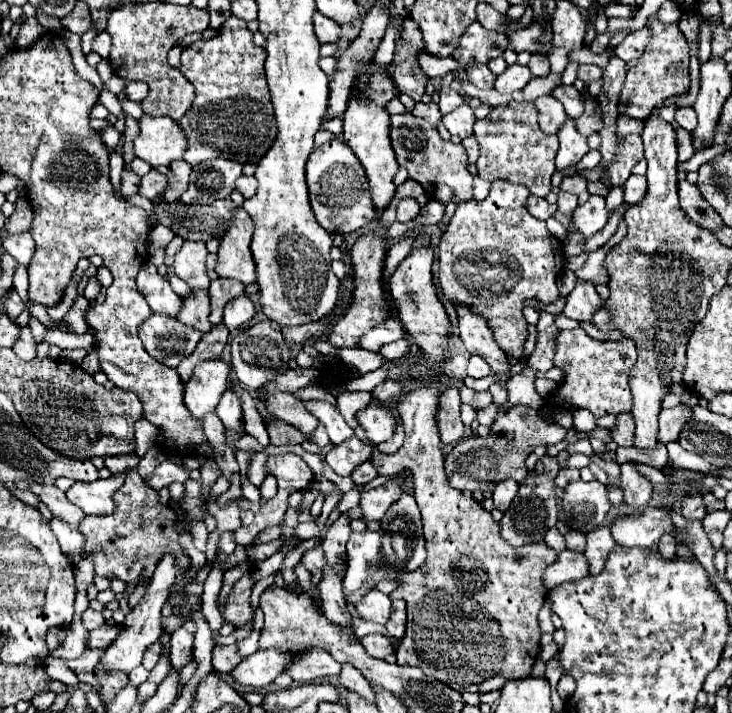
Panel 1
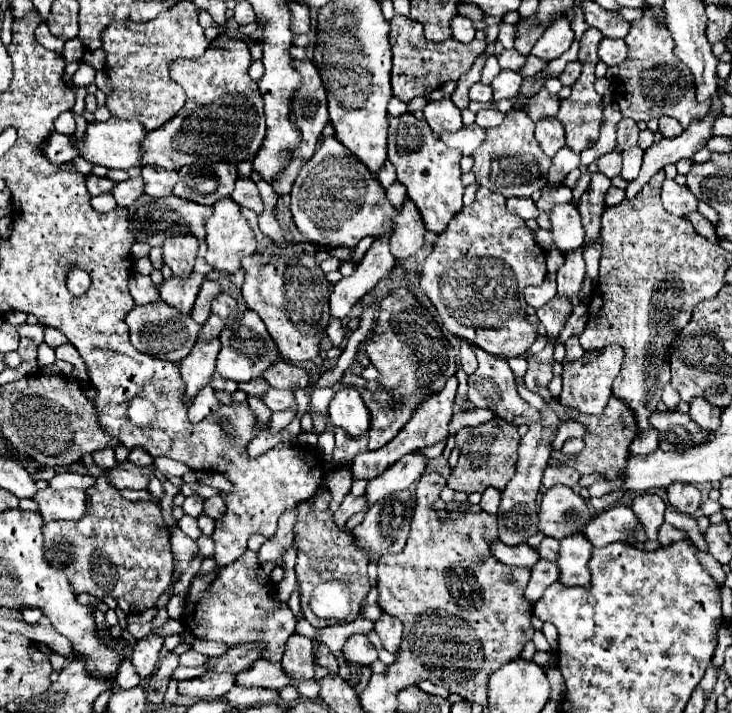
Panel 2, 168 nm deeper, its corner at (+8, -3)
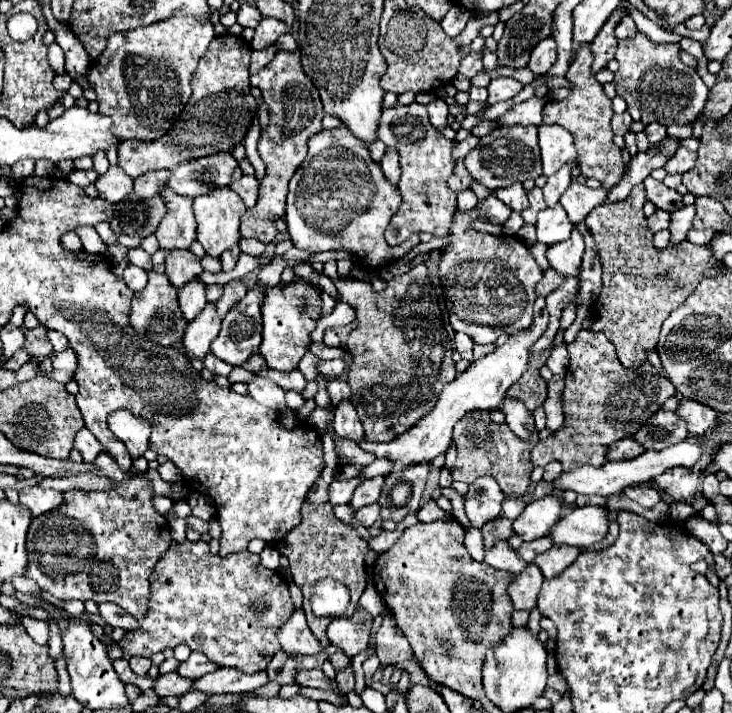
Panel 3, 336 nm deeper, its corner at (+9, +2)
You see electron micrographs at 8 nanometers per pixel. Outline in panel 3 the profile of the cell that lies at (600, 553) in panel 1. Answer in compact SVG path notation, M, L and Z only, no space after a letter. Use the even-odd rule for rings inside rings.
M555 546L549 552L543 552L541 556L537 556L537 560L533 560L533 564L537 564L541 568L545 578L553 578L559 572L563 572L567 566L571 566L577 556L579 556L579 548Z

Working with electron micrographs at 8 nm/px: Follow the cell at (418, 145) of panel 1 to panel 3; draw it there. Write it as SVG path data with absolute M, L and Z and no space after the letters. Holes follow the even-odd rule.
M423 104L383 108L377 138L385 142L385 146L395 148L401 156L401 178L399 192L403 198L401 208L391 218L389 228L385 232L385 240L389 246L397 246L405 242L411 234L429 232L433 236L447 236L453 224L453 214L457 212L457 196L447 188L447 178L453 174L453 158L451 148L453 142L443 138L433 124L429 124L427 108Z

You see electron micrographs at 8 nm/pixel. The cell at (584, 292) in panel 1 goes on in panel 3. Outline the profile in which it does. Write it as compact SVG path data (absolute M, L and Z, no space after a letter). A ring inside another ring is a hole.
M573 228L573 236L561 244L551 244L545 256L553 270L561 272L563 276L577 276L581 268L583 248L583 236L577 232L577 228Z

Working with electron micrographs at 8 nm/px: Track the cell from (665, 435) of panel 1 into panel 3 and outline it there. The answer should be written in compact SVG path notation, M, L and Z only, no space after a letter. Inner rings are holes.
M625 436L609 446L609 460L631 460L643 452L643 446L633 440L633 436Z

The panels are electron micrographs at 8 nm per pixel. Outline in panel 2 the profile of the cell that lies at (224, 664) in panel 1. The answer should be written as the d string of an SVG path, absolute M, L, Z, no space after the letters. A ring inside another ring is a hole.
M194 649L186 651L184 655L180 655L180 665L184 665L184 667L198 667L198 665L206 665L206 661L208 661L208 655L202 655L202 653L194 651Z

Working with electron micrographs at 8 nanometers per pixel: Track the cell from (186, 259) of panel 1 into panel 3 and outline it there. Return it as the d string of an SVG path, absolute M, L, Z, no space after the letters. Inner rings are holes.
M165 184L159 190L159 196L165 200L167 214L163 216L161 224L155 230L155 236L159 240L161 250L173 250L173 248L189 248L195 240L195 216L193 206L187 196L177 196L169 184Z

